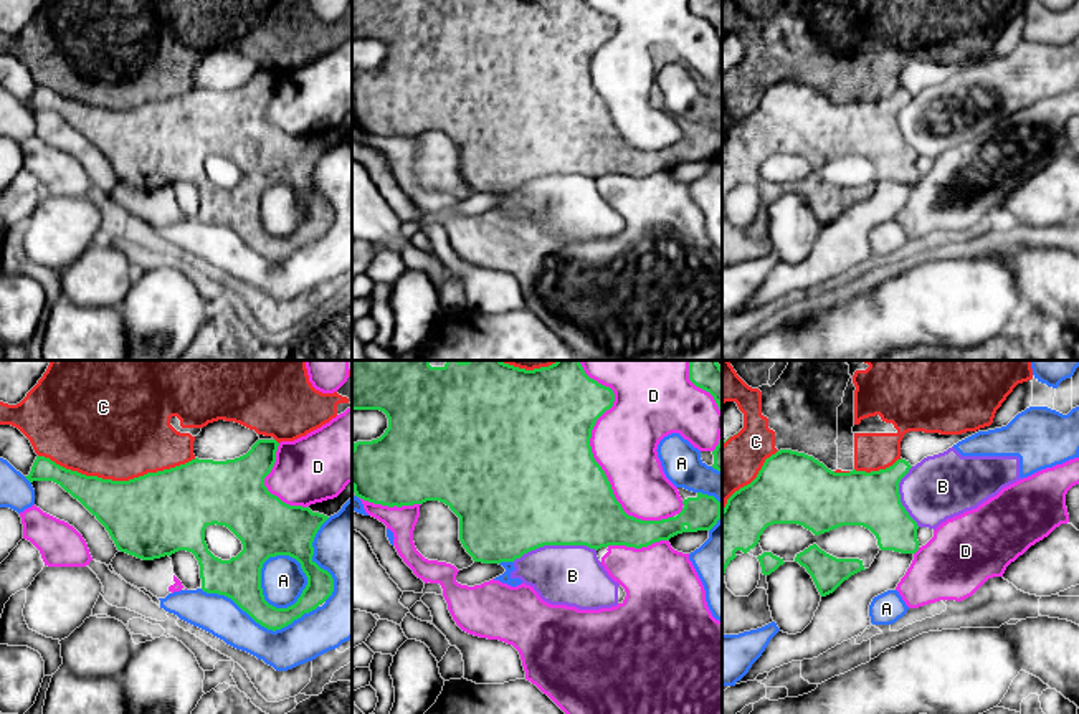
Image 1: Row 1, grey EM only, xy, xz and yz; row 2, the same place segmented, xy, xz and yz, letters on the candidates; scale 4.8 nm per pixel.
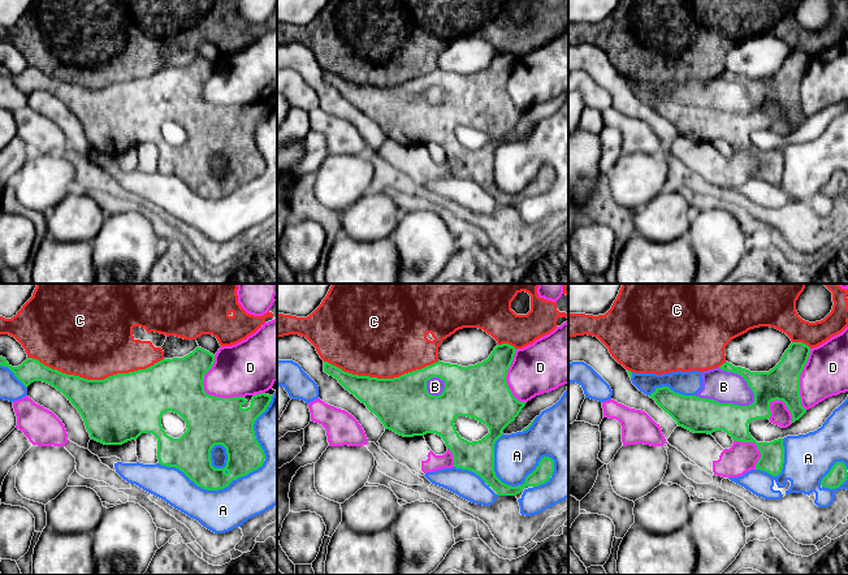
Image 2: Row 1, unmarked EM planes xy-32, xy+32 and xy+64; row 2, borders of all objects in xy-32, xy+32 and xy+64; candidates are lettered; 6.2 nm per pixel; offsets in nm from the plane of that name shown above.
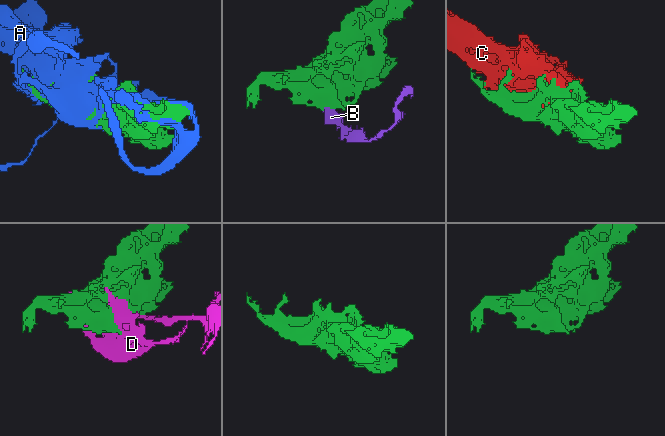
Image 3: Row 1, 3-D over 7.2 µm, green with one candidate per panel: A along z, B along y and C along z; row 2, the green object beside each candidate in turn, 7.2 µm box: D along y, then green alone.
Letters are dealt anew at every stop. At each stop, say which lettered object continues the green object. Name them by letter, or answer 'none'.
none

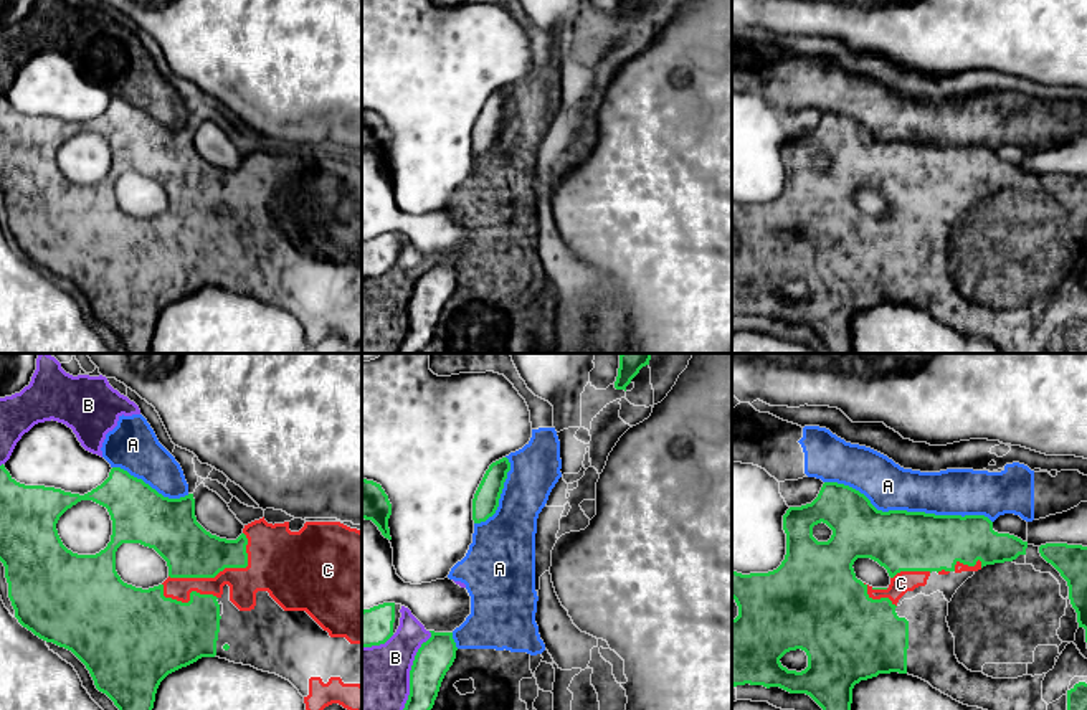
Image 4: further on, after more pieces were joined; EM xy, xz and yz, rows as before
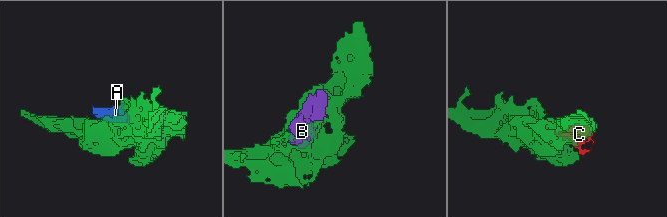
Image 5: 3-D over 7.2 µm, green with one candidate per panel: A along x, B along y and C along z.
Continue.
C

